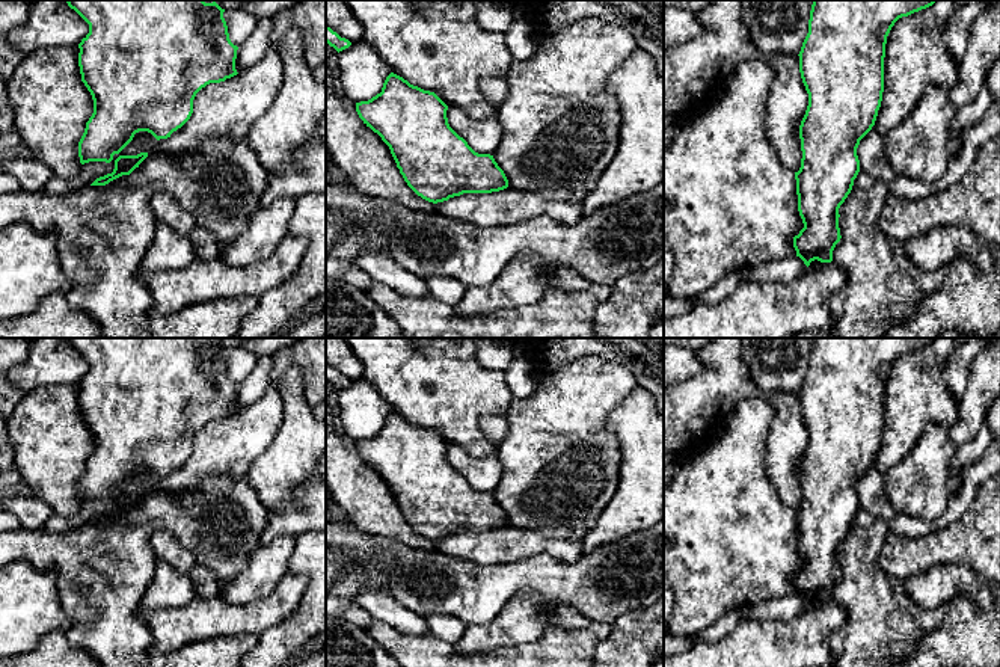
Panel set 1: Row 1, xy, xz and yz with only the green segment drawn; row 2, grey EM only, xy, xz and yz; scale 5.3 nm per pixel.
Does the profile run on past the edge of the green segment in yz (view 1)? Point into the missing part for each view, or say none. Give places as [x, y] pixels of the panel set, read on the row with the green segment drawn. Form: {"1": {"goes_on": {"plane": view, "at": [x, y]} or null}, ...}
{"1": {"goes_on": null}}

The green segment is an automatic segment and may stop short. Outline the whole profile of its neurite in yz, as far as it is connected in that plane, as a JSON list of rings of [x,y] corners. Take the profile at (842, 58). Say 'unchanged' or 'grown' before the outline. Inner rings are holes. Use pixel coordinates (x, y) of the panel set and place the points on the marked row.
unchanged; [[[813,0],[808,33],[799,51],[799,72],[808,94],[808,106],[799,125],[801,168],[795,172],[798,211],[804,228],[793,237],[793,247],[808,267],[811,261],[833,261],[833,251],[840,241],[839,208],[852,190],[860,172],[857,148],[875,125],[884,92],[884,57],[887,36],[894,23],[932,6],[937,0]]]

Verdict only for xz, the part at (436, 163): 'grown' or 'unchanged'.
unchanged

